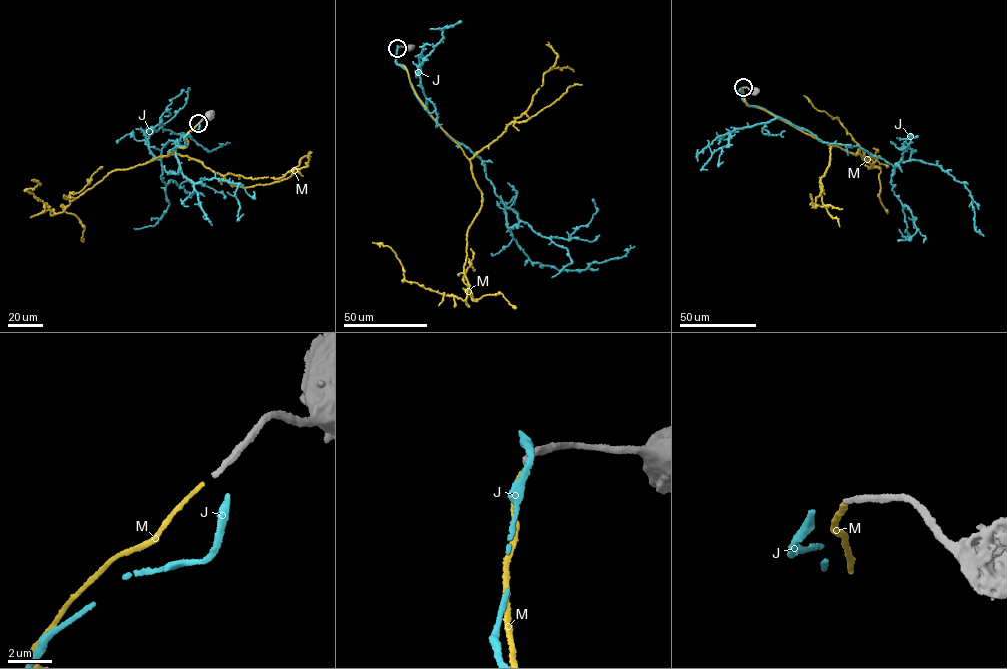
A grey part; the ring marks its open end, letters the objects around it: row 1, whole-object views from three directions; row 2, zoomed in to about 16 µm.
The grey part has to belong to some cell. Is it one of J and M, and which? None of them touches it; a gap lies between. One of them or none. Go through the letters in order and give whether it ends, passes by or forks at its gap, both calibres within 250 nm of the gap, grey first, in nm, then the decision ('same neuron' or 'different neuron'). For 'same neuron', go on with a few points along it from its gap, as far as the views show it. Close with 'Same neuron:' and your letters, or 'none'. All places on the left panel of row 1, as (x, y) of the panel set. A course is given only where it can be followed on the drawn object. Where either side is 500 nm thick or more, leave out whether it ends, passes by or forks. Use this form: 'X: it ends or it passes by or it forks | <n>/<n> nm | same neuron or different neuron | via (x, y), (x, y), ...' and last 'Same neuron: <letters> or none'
J: it ends | 240/300 nm | different neuron
M: it ends | 240/190 nm | different neuron
Same neuron: none

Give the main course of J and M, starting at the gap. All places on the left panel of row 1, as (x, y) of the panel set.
J: (199, 124), (159, 159), (145, 142), (161, 127), (210, 151), (230, 143)
M: (198, 124), (184, 137), (185, 147), (115, 169), (52, 215), (28, 191), (40, 185), (31, 180)

